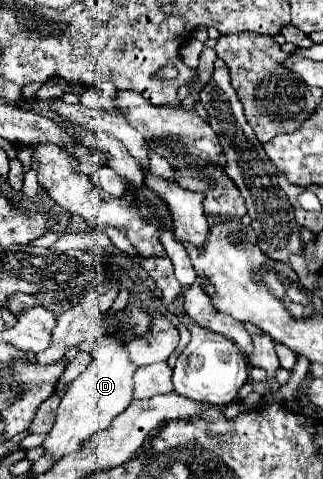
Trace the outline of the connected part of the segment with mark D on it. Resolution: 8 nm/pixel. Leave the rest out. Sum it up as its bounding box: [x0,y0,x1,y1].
[42,337,138,461]

